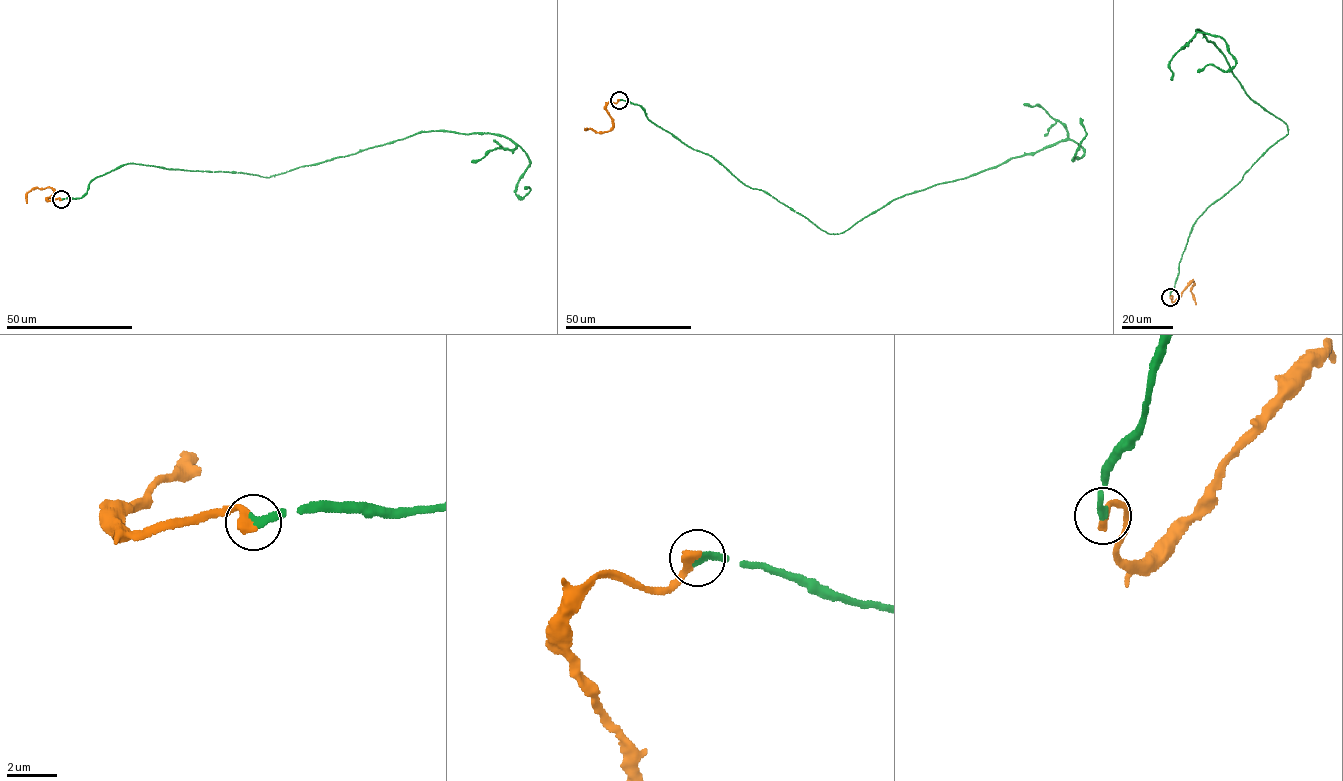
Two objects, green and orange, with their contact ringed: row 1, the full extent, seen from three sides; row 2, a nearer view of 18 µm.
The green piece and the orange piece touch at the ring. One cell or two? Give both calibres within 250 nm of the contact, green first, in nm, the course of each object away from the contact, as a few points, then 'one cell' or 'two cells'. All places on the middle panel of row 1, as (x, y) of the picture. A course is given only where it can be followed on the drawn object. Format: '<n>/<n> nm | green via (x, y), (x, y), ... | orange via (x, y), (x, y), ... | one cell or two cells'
280/400 nm | green via (619, 99), (831, 234), (893, 200), (1061, 141), (1078, 144), (1080, 158), (1073, 160), (1086, 135), (1080, 118) | orange via (619, 99), (606, 106), (612, 120), (608, 131), (596, 132), (587, 128) | one cell

